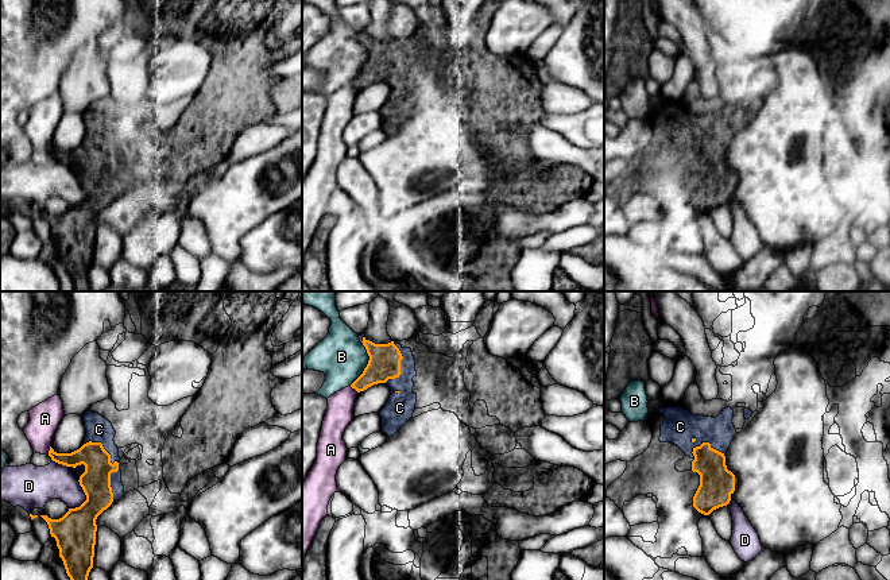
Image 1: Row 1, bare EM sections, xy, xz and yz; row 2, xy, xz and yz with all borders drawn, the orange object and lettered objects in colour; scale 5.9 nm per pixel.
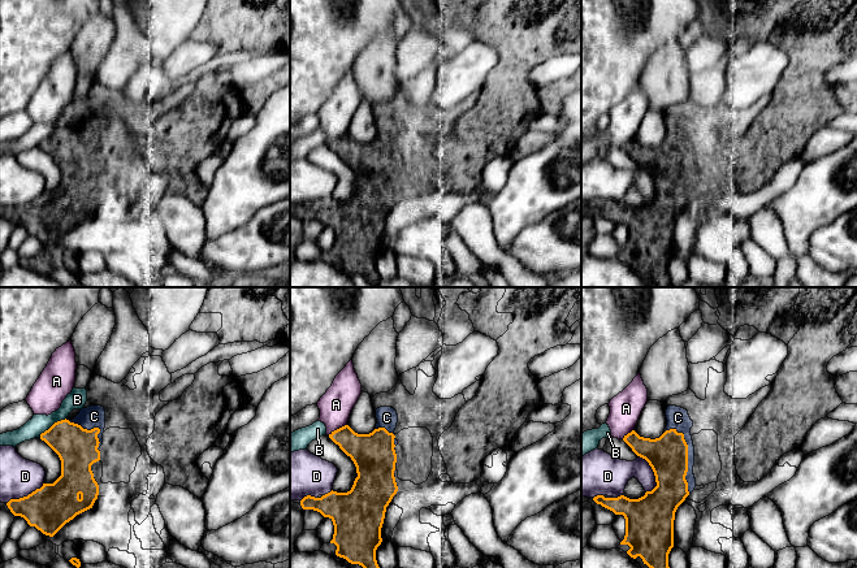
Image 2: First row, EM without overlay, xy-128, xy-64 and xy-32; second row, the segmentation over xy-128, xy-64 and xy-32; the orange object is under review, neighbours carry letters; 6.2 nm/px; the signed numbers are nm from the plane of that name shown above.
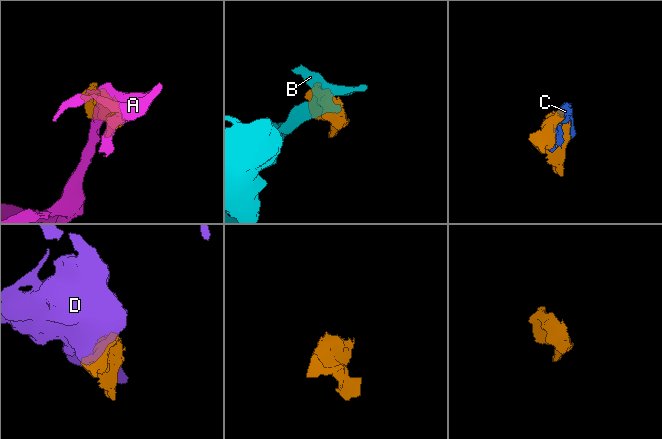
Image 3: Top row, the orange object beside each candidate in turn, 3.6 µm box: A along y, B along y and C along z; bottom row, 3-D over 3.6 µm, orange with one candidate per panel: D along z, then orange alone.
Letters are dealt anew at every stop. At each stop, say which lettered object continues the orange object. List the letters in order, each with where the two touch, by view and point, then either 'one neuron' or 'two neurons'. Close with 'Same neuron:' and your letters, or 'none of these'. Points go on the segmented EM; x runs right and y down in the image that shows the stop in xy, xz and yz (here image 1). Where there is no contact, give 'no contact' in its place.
A: xy (50, 449) | two neurons
B: xz (367, 364) | two neurons
C: xz (399, 366) | one neuron
D: xy (86, 498) | two neurons
Same neuron: C

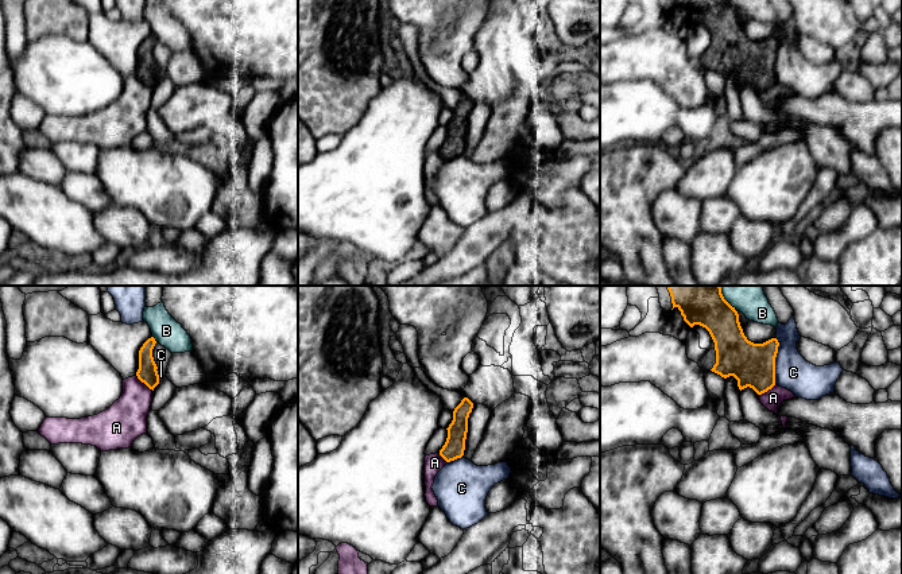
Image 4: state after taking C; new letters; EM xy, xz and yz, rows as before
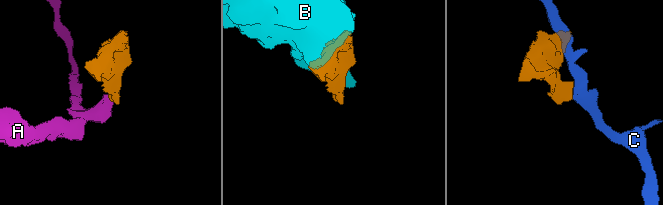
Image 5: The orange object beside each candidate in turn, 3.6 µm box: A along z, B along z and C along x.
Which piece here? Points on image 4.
A: xy (144, 383) | two neurons
B: xy (154, 338) | two neurons
C: yz (774, 361) | two neurons
Same neuron: none of these

